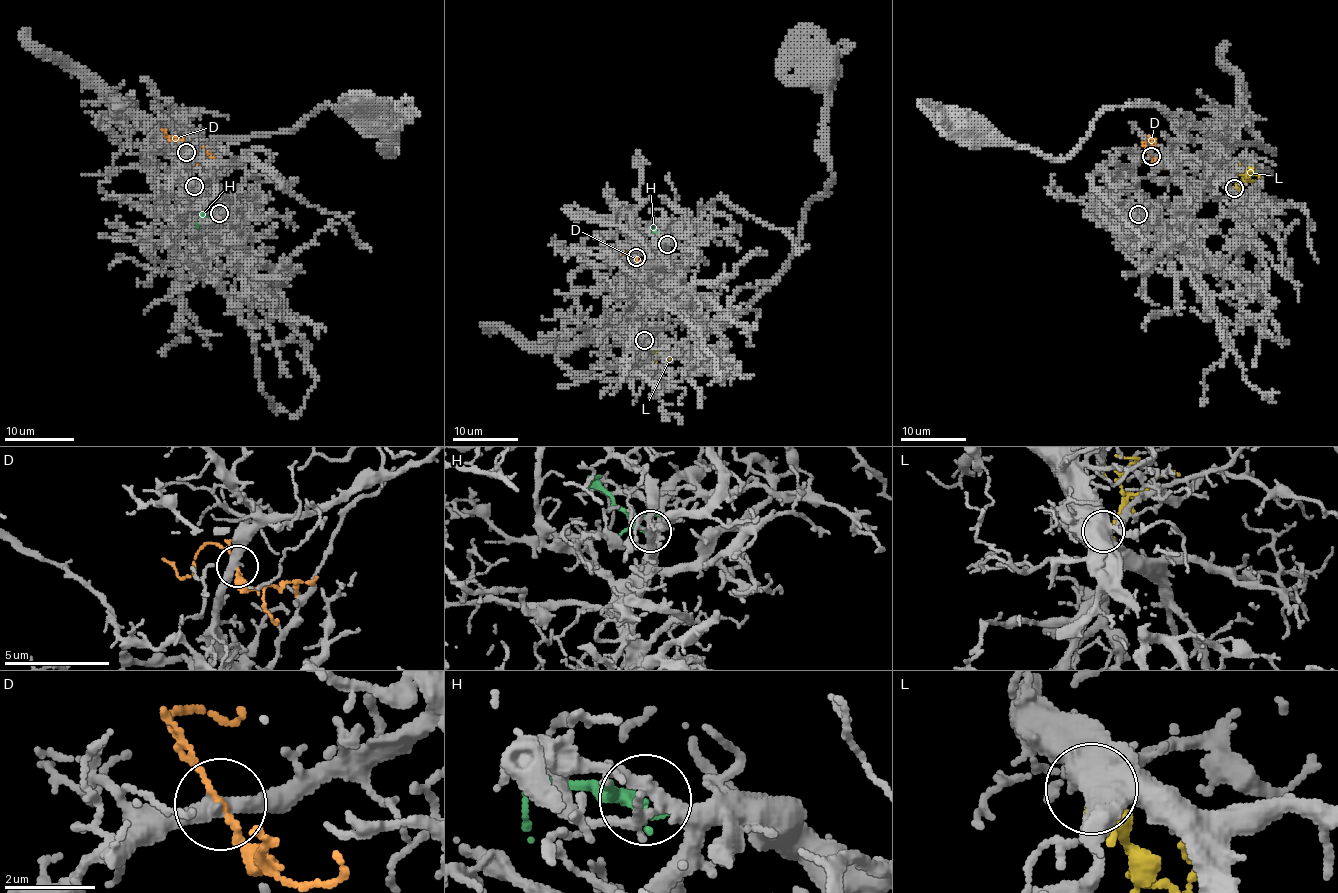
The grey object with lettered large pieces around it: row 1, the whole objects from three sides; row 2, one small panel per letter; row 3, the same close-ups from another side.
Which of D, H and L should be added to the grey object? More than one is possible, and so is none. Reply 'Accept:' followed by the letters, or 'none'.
Accept: L

